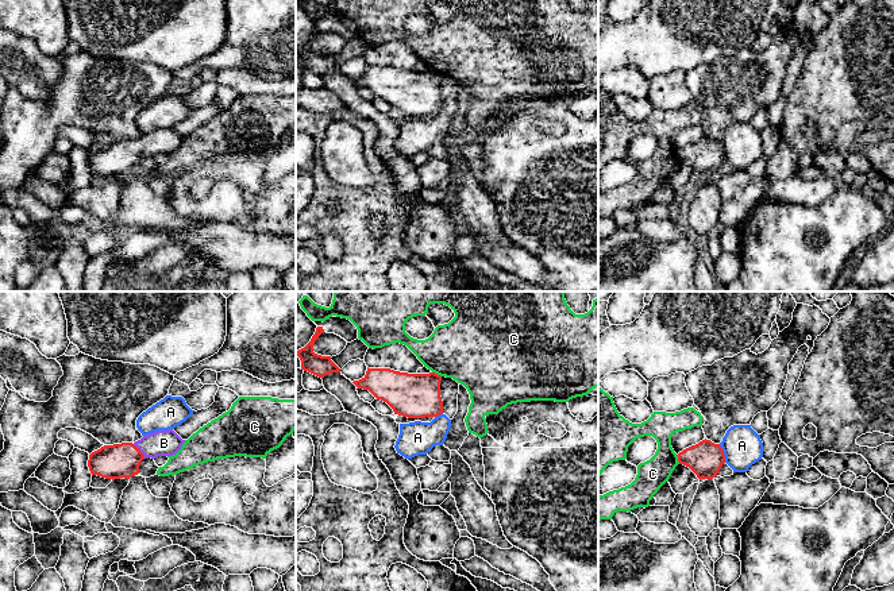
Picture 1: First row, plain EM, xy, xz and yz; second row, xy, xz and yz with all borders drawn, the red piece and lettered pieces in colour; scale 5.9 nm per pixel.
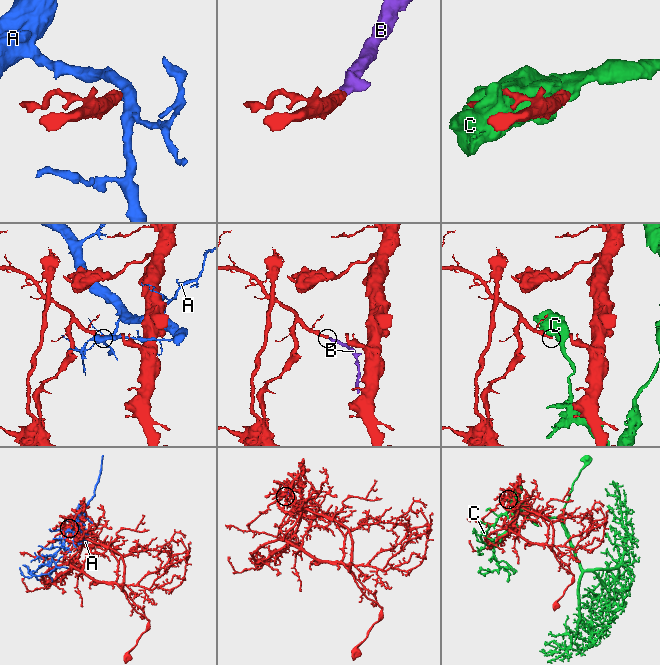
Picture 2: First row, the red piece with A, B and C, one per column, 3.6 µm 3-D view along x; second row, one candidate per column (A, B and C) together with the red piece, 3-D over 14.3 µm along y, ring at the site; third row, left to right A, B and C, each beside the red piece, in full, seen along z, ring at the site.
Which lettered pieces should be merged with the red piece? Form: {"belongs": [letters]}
{"belongs": ["B"]}

